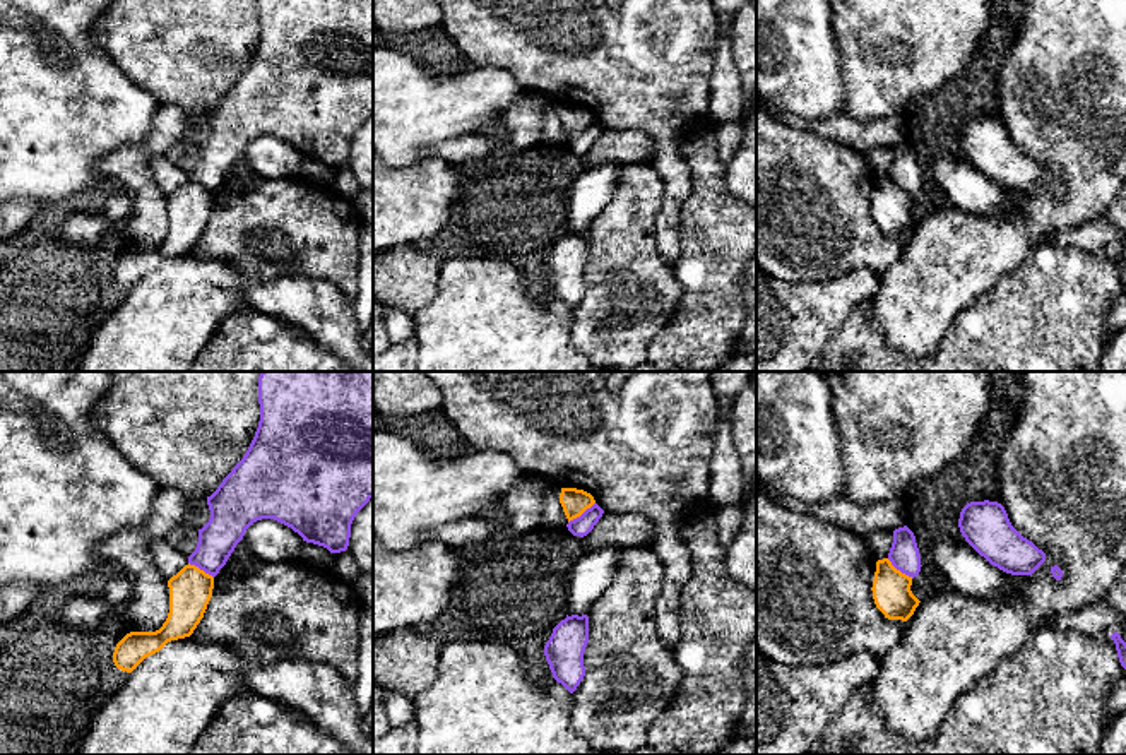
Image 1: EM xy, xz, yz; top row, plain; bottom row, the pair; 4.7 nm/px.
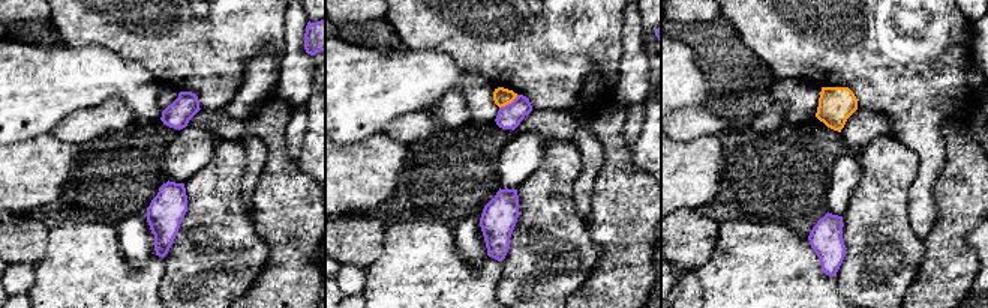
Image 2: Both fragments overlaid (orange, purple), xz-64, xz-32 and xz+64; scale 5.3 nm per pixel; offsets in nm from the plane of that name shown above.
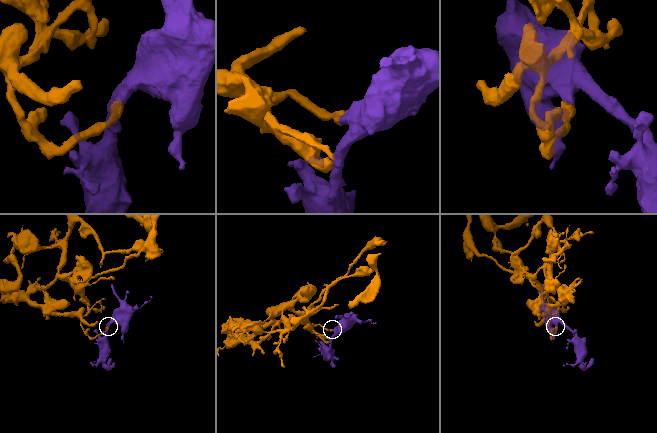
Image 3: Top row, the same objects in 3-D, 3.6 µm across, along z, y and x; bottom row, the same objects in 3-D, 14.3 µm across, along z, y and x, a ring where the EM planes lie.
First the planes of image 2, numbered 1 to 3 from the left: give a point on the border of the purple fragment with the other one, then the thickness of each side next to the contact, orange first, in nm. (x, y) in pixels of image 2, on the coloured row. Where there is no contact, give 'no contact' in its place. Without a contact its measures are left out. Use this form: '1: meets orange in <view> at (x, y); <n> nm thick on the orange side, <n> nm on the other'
1: no contact
2: meets orange in xz-32 at (508, 102); 100 nm thick on the orange side, 130 nm on the other
3: no contact

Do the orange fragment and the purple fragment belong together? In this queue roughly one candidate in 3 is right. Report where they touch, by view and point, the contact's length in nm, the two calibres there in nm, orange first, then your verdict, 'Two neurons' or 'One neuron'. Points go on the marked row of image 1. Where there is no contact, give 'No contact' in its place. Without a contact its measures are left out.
Touches orange at xz (580, 514). Shared border 160 nm. Thickness 120 nm (orange) against 90 nm. Two neurons

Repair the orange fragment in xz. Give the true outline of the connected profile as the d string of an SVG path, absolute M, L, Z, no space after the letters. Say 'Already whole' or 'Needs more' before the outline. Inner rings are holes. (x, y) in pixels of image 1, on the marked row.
Already whole. M561 488L560 503L563 512L570 520L580 517L587 508L590 508L596 500L590 493L577 488Z

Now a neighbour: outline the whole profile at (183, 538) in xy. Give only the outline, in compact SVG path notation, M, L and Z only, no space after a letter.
M178 526L166 538L180 553L190 556L199 543L199 529L192 526Z

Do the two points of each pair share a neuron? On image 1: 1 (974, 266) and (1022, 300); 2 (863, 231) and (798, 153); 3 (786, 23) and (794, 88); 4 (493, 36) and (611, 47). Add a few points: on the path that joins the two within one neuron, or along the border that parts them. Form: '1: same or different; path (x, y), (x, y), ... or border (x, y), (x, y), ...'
1: different; border (1027, 255), (1017, 267), (1001, 276), (965, 307)
2: same; path (846, 213), (813, 172)
3: same; path (786, 38), (786, 53), (794, 64), (794, 72)
4: same; path (522, 36), (560, 36), (582, 53)

